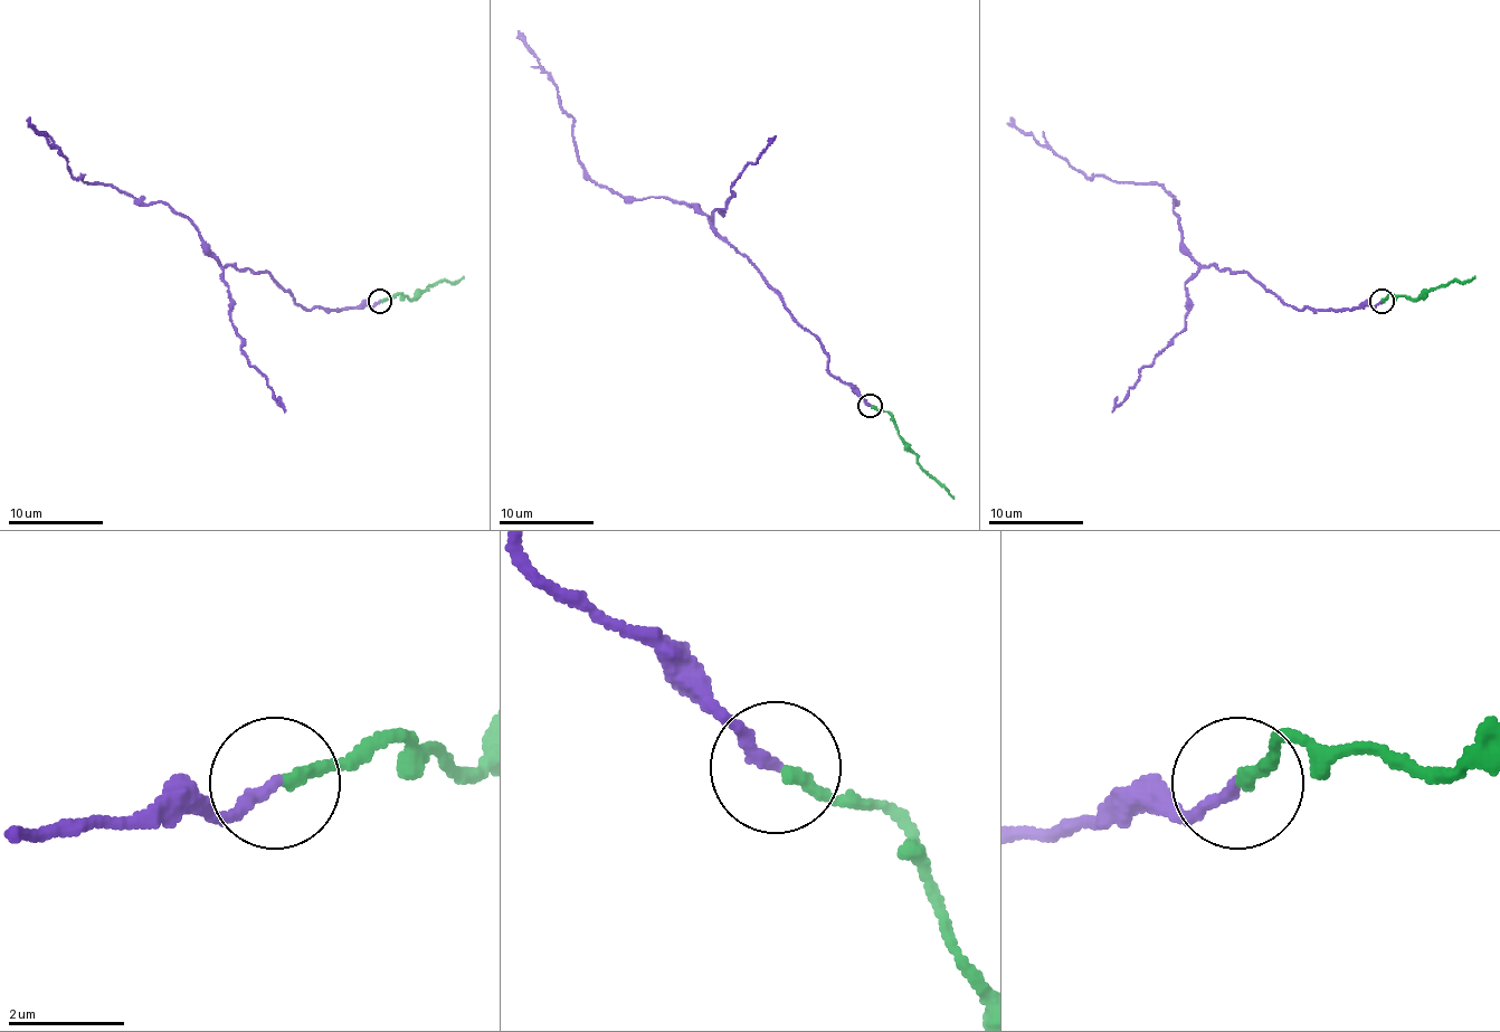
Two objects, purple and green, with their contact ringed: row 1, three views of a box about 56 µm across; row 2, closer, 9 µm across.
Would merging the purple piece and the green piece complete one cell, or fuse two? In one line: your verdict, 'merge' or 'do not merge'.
do not merge

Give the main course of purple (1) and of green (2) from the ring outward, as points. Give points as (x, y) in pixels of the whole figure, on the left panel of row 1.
1: (380, 302), (338, 311), (296, 304), (268, 273), (222, 266), (165, 204), (75, 178), (27, 122)
2: (380, 302), (397, 294), (414, 299), (426, 287), (445, 280), (457, 283), (464, 275)

